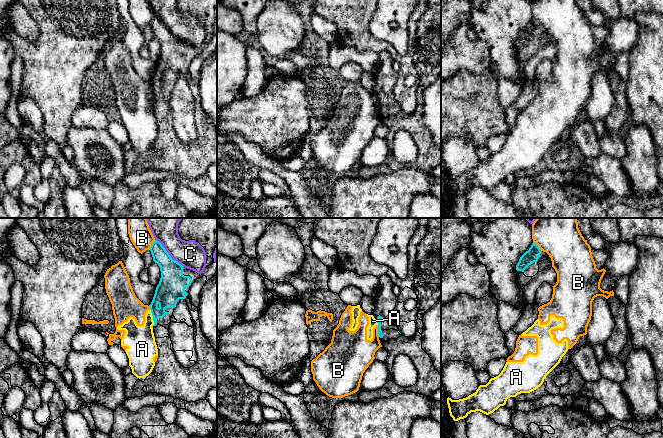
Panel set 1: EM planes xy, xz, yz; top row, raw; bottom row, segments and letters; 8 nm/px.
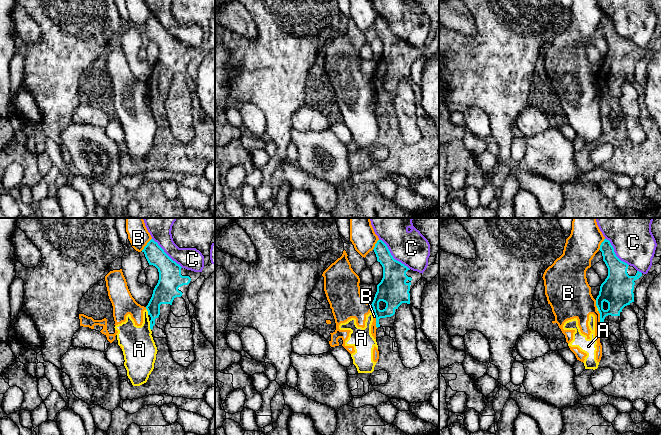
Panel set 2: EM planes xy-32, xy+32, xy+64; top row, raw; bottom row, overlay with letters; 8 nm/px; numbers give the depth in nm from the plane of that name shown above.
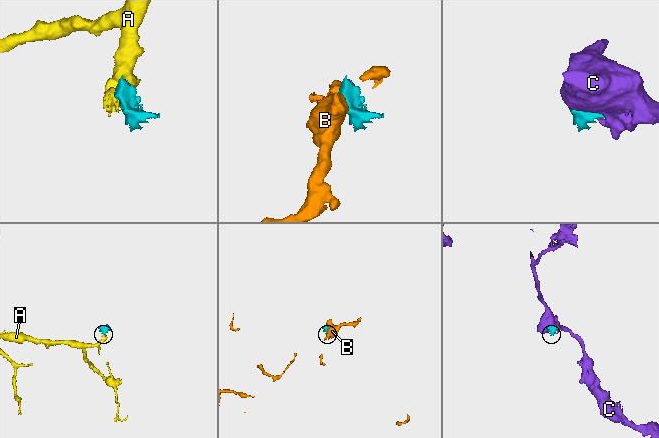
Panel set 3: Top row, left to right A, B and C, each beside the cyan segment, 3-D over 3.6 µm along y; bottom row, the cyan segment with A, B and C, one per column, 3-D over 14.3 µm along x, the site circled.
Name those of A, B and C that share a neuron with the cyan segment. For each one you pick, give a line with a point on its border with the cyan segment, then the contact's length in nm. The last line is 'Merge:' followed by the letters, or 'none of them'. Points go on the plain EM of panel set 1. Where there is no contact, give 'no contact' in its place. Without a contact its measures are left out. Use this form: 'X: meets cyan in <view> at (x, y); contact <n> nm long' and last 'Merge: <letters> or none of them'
Merge: none of them

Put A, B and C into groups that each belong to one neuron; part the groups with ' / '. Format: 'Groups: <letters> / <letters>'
Groups: A B / C

